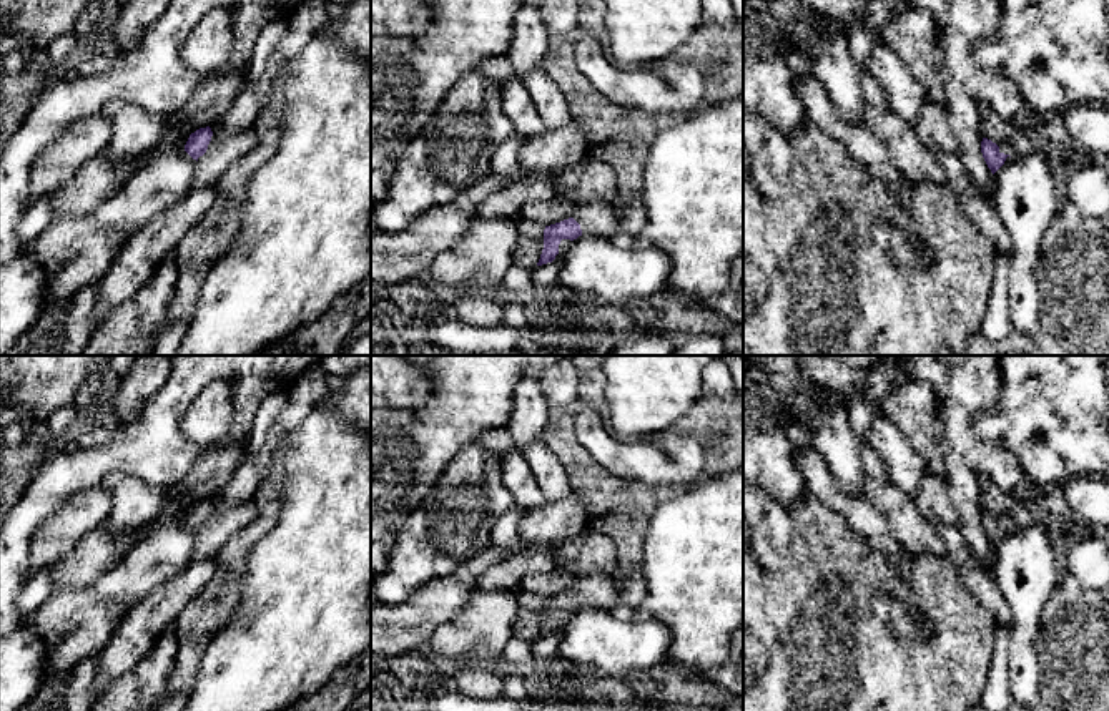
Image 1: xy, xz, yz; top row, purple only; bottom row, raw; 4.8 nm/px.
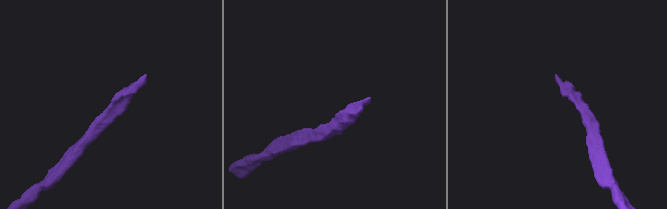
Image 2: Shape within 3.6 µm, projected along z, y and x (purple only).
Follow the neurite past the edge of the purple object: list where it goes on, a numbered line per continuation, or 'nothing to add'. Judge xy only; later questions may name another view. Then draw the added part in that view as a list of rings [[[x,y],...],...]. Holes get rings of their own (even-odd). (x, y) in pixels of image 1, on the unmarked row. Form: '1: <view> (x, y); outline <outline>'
1: xy (223, 522); outline [[[254,497],[238,505],[213,507],[206,525],[196,533],[191,560],[216,558],[226,542],[254,522],[259,512]]]

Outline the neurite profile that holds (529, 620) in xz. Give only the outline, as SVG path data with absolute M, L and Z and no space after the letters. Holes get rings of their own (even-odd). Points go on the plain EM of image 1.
M519 593L517 620L512 635L534 641L544 621L545 598L532 593Z

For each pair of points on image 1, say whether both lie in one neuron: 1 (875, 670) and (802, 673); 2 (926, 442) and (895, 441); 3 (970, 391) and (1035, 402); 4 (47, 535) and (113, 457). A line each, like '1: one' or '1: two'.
1: one
2: two
3: two
4: two

